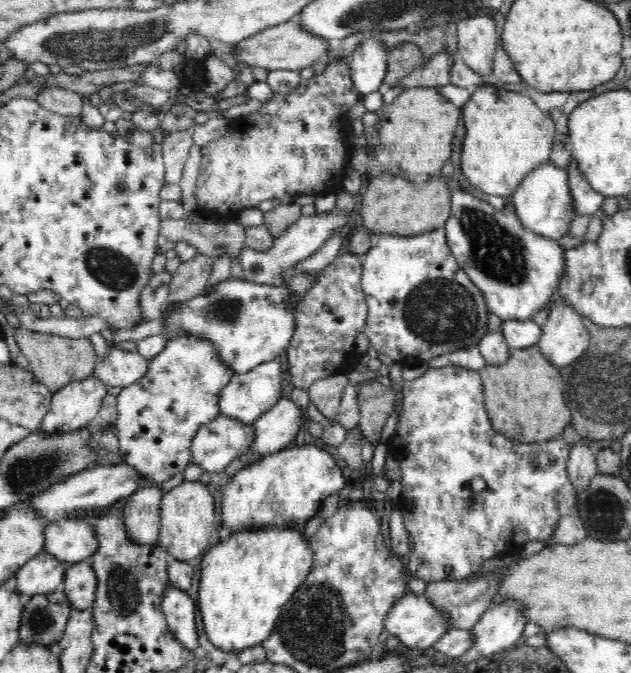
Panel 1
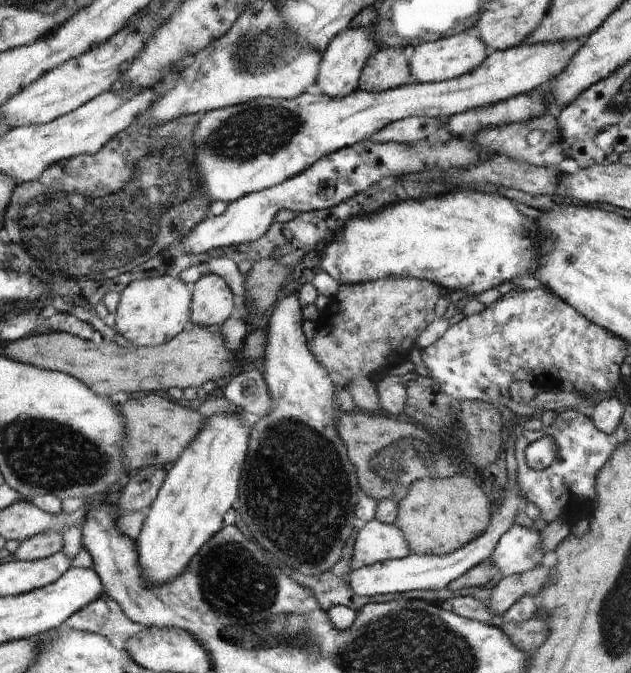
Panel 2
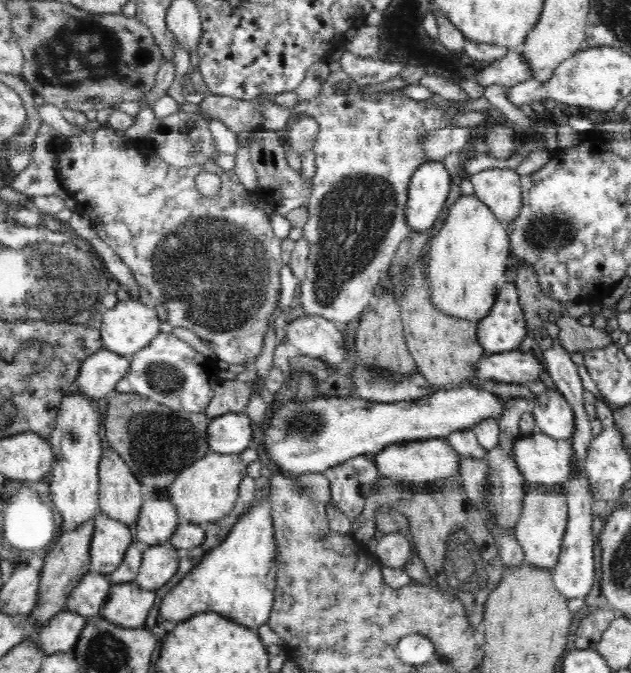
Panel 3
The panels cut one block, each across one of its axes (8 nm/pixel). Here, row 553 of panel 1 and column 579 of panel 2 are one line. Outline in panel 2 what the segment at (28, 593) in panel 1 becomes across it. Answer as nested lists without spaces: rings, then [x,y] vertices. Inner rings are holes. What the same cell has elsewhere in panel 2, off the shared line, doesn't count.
[[[588,37],[556,43],[521,44],[507,50],[490,50],[487,58],[474,70],[450,81],[415,83],[380,93],[368,93],[357,89],[343,98],[301,93],[293,100],[259,97],[246,103],[224,109],[215,109],[201,116],[196,124],[192,142],[196,144],[197,168],[204,182],[204,190],[210,200],[230,204],[245,195],[281,184],[294,176],[308,171],[318,160],[338,150],[369,140],[392,122],[409,117],[435,117],[450,119],[468,110],[484,109],[510,98],[529,94],[563,72],[573,55],[585,44]]]

